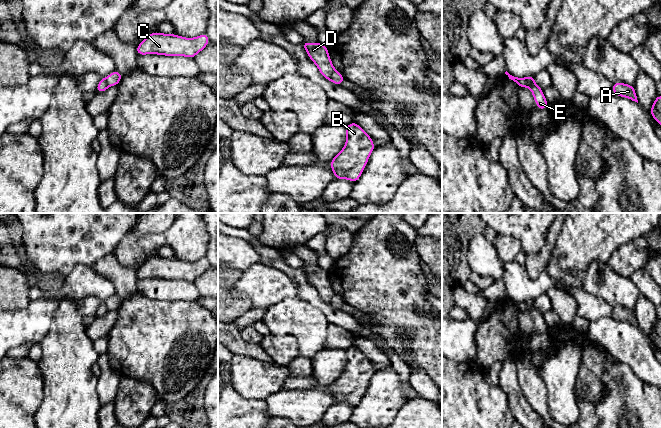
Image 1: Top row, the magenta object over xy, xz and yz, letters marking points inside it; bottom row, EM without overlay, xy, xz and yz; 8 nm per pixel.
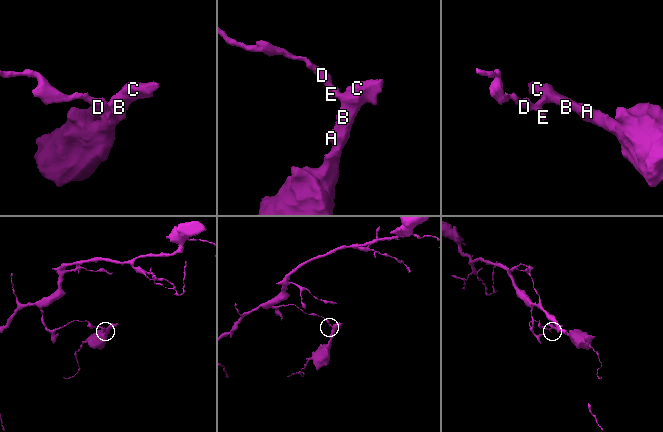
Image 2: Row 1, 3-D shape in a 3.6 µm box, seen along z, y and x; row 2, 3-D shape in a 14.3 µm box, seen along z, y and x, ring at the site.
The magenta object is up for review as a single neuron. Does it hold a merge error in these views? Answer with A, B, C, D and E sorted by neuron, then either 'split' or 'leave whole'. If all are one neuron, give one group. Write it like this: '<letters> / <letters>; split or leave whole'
A B C / D E; split

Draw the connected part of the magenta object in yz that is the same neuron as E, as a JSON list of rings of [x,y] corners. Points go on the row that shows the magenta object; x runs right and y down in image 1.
[[[507,71],[505,74],[509,79],[513,80],[520,88],[529,87],[533,98],[538,106],[538,110],[547,109],[549,103],[546,101],[546,98],[543,94],[543,90],[537,84],[529,84],[525,78],[518,78],[510,75]]]

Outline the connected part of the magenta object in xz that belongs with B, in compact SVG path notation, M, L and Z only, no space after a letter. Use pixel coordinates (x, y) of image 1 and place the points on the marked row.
M356 123L346 126L347 139L343 149L331 160L335 179L348 179L355 183L361 177L375 149L372 138Z

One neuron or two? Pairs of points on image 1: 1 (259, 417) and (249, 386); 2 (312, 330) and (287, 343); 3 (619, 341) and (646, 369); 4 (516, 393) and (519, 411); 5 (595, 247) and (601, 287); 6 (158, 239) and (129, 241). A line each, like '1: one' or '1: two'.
1: two
2: two
3: one
4: one
5: two
6: one

